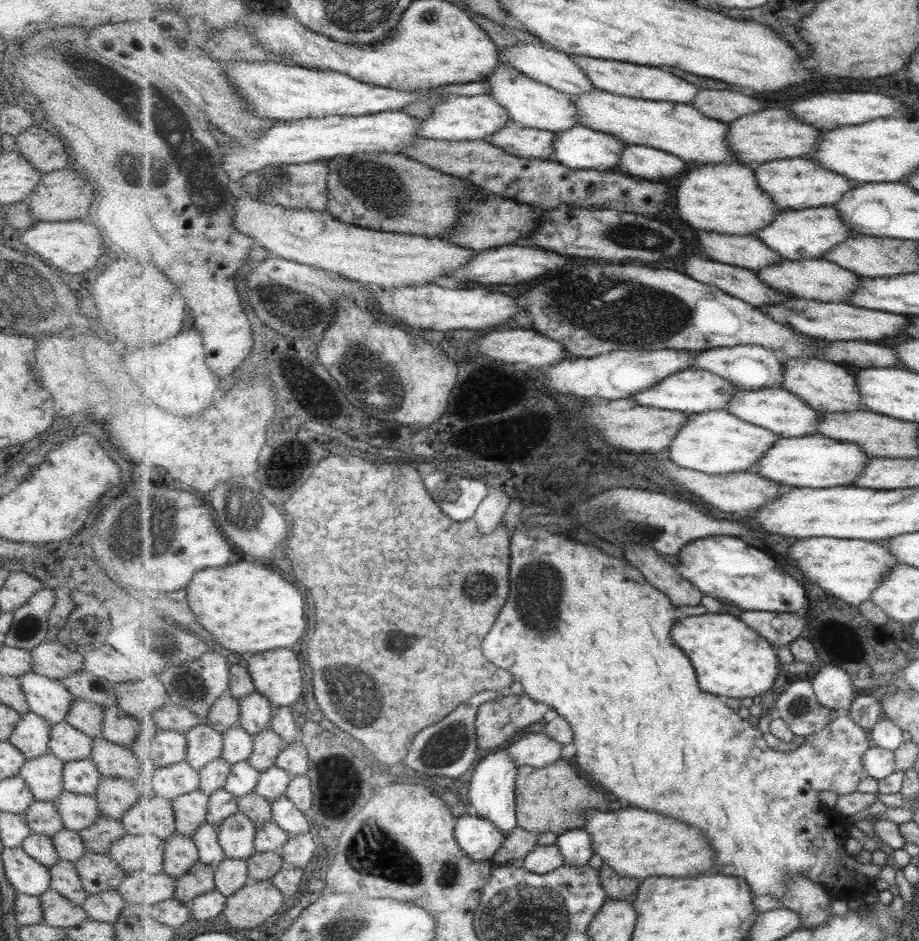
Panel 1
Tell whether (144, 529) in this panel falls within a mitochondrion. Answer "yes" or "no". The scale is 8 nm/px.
yes

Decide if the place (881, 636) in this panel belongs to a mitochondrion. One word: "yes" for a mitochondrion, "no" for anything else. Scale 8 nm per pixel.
no

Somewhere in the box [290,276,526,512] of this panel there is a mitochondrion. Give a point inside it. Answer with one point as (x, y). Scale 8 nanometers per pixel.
(366, 369)

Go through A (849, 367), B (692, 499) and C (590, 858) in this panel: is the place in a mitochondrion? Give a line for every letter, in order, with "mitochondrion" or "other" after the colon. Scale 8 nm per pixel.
A: other
B: other
C: other

